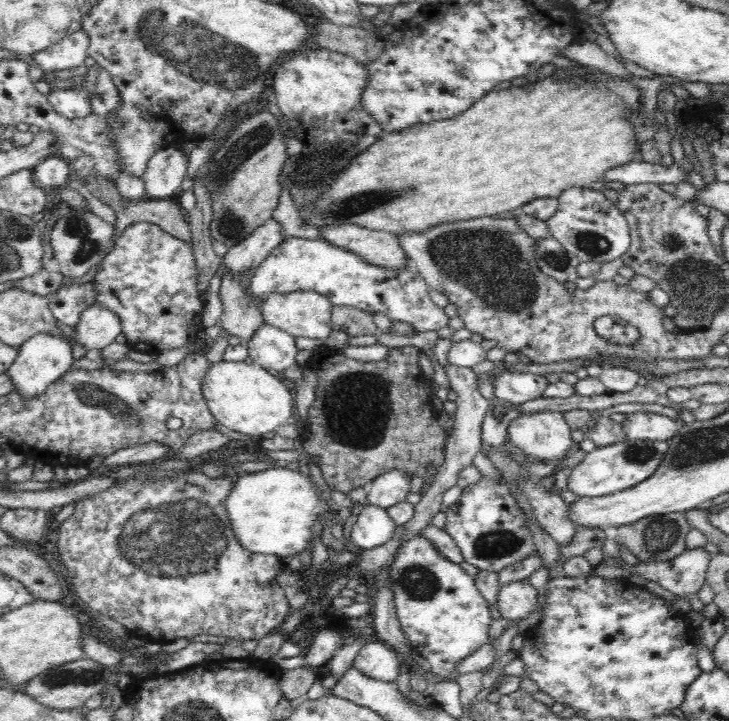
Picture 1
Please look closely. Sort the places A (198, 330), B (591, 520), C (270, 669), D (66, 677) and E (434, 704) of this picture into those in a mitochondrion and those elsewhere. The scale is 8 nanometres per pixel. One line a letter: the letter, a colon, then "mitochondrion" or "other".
A: other
B: other
C: other
D: mitochondrion
E: other

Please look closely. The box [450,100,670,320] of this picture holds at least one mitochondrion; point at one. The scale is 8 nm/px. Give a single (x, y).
(593, 244)

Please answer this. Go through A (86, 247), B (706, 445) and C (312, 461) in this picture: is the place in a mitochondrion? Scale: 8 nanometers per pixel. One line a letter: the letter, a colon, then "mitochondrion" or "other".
A: mitochondrion
B: mitochondrion
C: other

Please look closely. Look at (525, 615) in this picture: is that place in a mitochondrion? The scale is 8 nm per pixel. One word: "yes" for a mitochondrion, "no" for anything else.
no

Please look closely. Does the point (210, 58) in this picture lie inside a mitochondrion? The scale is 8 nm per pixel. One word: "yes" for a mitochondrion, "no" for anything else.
yes

